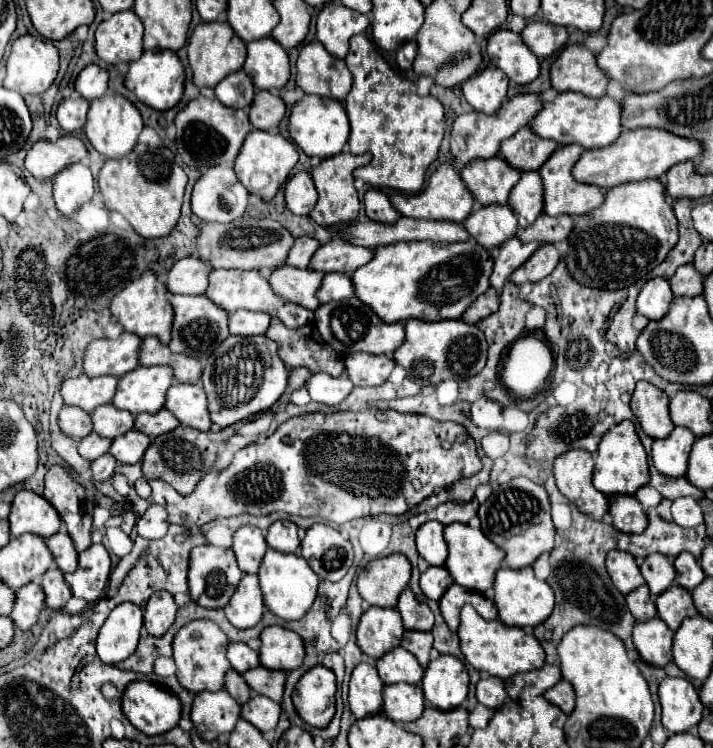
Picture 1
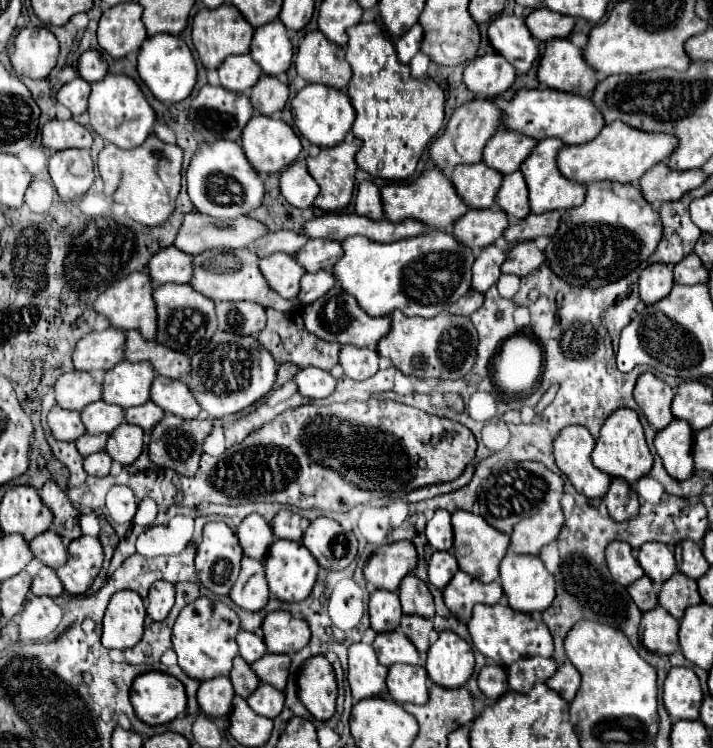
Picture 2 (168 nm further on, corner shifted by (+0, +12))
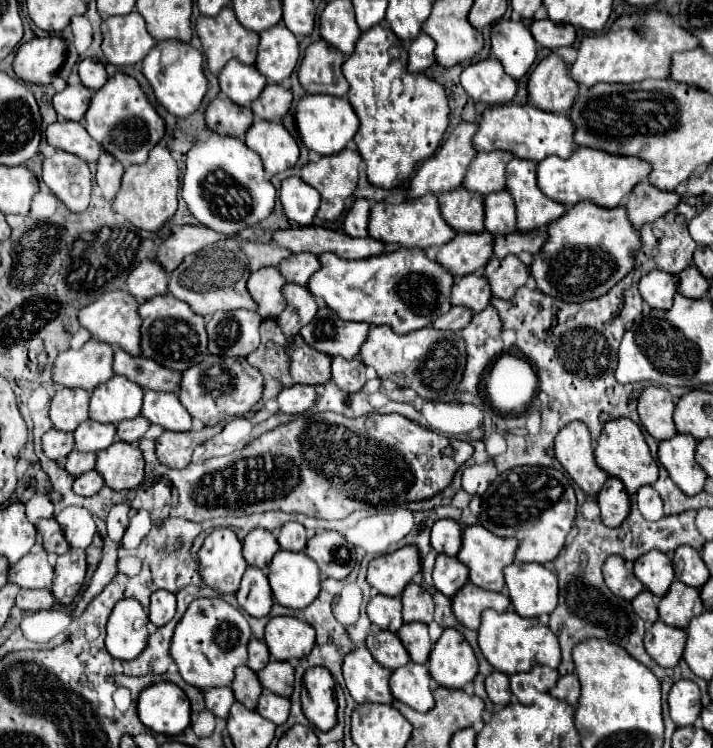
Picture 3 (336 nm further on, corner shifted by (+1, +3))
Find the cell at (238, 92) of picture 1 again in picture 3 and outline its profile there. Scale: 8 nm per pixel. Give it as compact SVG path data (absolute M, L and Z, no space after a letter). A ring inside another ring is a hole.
M229 61L219 73L221 93L225 93L233 103L249 107L267 85L265 77L255 65L245 65L241 61Z

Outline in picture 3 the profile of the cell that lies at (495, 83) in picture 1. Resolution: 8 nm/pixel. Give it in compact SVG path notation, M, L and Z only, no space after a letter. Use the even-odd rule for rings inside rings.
M497 59L471 63L461 73L461 85L471 99L489 105L505 105L517 91L515 79L501 69L501 63Z

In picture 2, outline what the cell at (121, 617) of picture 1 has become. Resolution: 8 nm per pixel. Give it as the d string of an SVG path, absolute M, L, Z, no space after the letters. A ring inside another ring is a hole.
M116 592L106 608L102 646L108 650L126 650L130 646L136 646L142 638L144 618L146 608L136 592Z

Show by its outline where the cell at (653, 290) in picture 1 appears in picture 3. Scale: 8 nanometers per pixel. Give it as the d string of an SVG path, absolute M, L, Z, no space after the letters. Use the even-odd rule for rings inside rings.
M651 271L639 281L639 293L653 309L669 309L677 293L677 279L665 271Z

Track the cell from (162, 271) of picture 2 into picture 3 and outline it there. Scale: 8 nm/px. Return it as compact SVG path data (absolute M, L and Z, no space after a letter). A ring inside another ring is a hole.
M141 261L141 265L137 265L129 273L125 281L125 289L139 303L143 303L155 295L167 293L167 281L169 281L169 275L161 273L161 265L157 265L157 261Z

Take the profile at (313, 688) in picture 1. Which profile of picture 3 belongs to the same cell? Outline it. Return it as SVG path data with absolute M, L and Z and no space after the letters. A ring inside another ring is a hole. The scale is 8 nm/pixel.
M325 667L307 669L303 677L303 713L321 731L329 731L337 723L335 681Z

